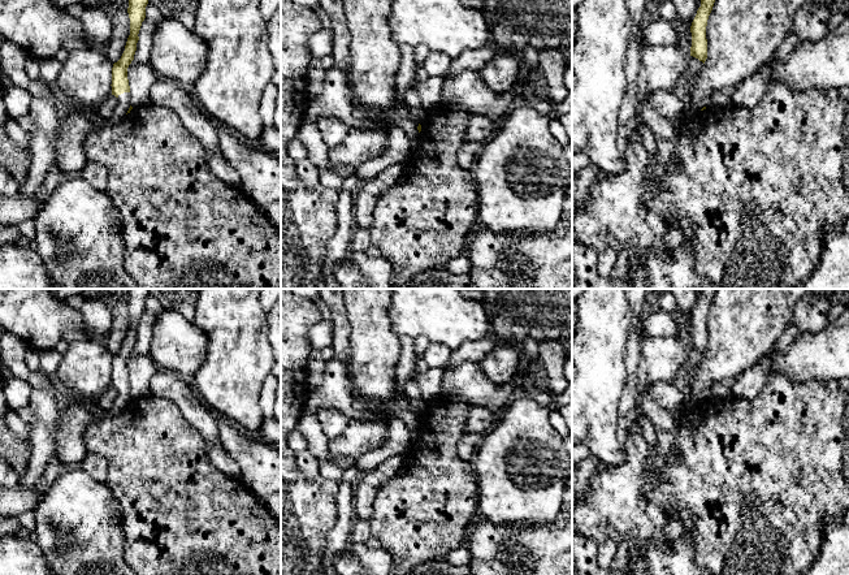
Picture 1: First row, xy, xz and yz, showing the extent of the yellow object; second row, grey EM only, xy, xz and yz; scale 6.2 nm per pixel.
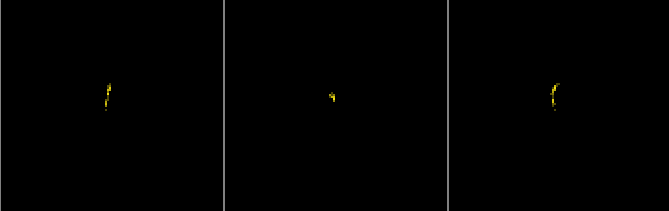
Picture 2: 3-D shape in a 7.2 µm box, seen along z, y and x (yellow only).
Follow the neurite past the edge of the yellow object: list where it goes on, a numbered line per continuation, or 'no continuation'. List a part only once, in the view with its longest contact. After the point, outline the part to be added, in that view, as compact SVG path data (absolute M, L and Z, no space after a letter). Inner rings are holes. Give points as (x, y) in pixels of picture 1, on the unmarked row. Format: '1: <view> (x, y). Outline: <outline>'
1: xy (122, 397). Outline: M124 384L117 389L117 397L112 406L107 410L101 410L104 415L116 415L121 412L130 399L130 384Z

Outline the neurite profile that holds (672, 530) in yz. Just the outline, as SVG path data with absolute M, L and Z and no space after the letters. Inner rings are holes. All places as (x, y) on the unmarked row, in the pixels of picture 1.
M677 519L667 520L660 531L662 540L671 545L684 535L685 524Z

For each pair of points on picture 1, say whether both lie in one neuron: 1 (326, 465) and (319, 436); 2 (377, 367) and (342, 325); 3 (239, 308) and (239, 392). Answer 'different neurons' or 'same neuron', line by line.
1: same neuron
2: different neurons
3: same neuron

